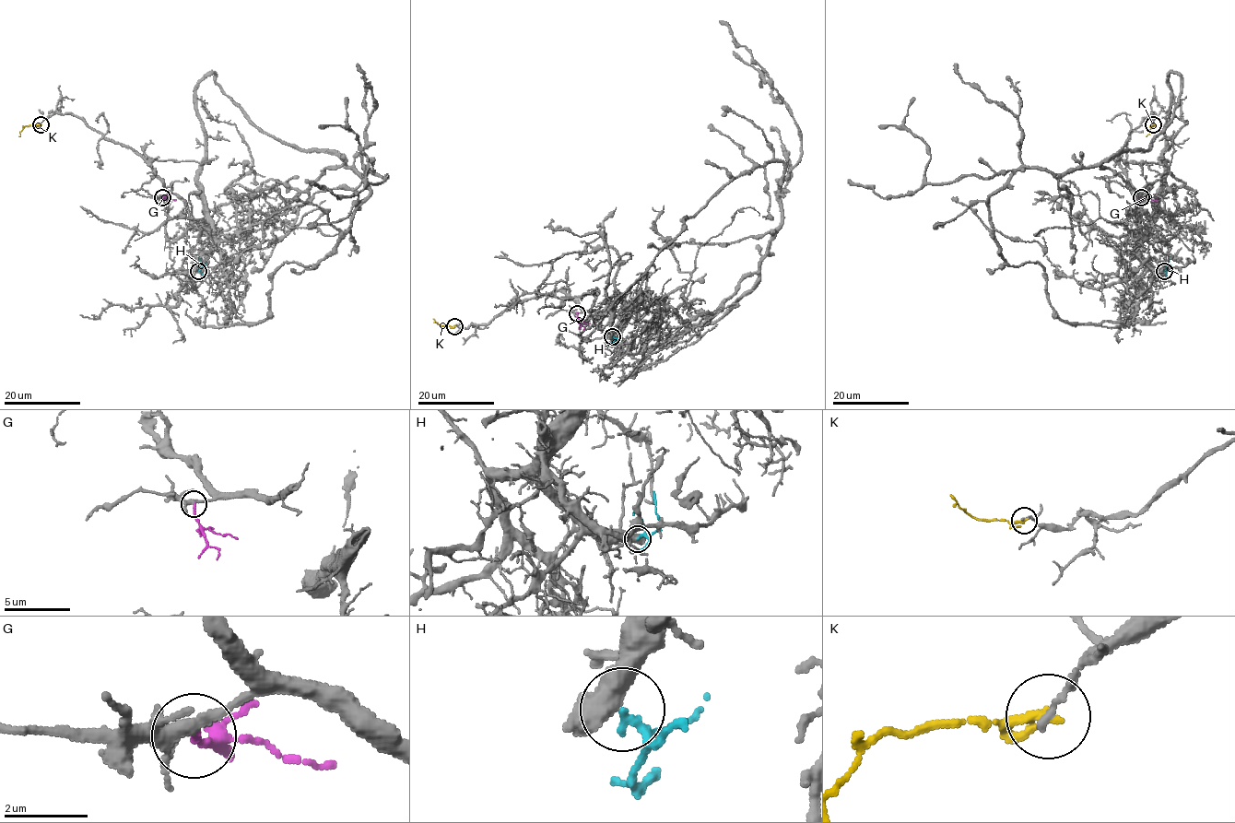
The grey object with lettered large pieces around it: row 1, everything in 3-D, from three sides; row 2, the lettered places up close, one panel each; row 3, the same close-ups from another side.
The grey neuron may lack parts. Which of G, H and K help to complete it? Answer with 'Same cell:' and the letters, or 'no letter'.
Same cell: H

